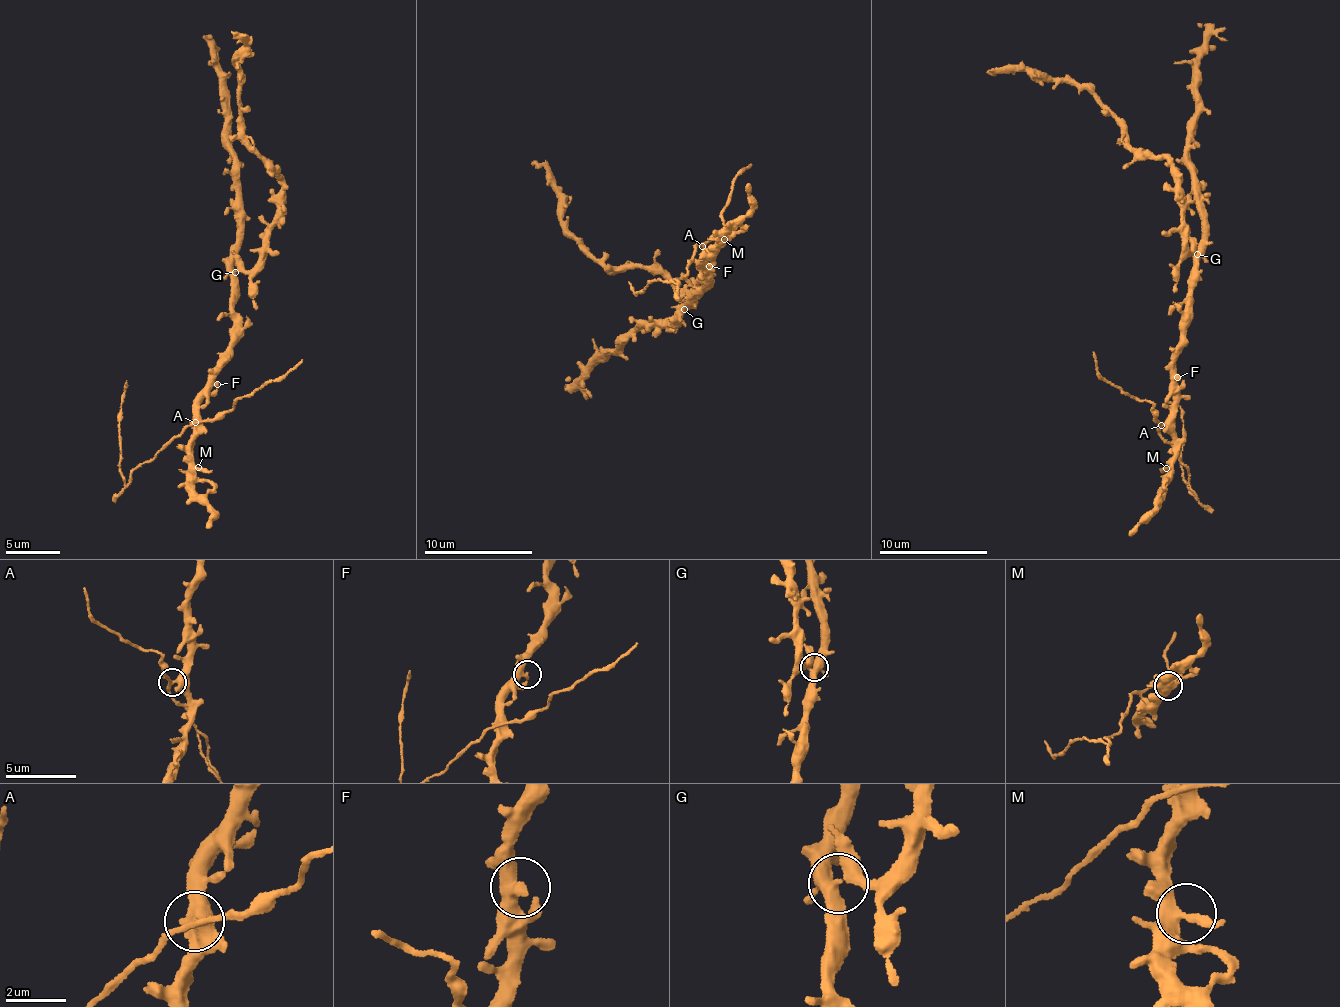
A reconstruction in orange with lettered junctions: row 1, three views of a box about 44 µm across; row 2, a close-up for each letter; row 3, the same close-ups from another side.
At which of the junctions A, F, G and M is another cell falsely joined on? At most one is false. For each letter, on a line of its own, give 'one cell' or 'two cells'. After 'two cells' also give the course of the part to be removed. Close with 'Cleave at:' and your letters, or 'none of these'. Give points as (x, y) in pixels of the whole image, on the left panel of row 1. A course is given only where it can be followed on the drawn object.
A: two cells; foreign part runs (194, 422), (125, 477), (120, 464), (120, 404), (127, 381)
F: one cell
G: one cell
M: one cell
Cleave at: A

